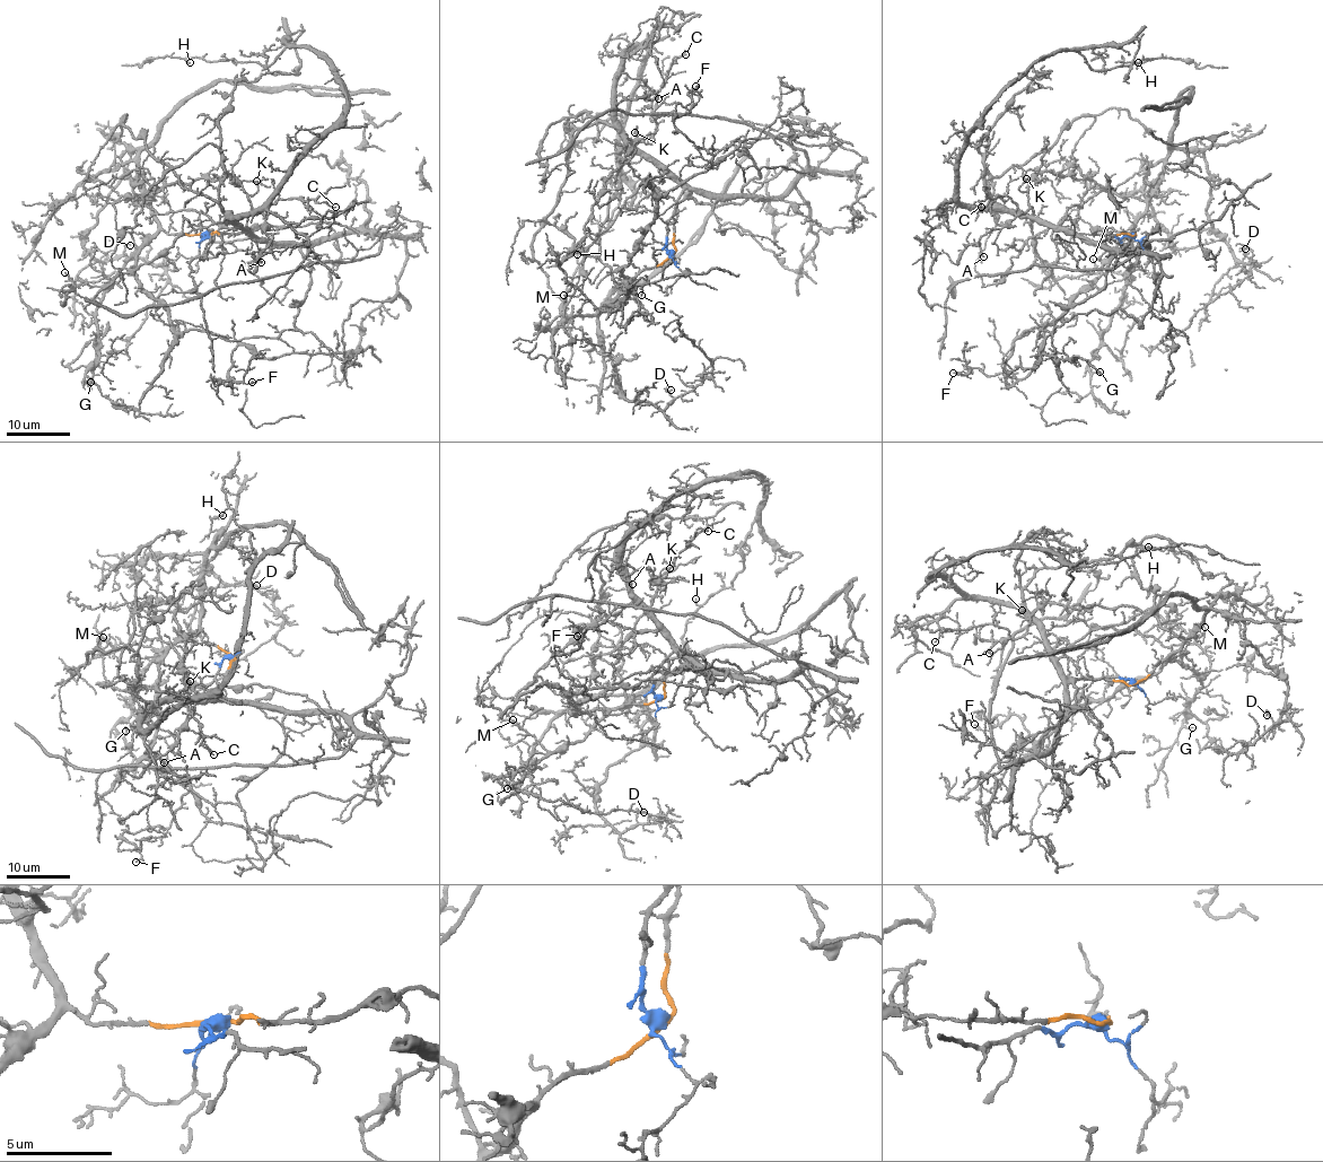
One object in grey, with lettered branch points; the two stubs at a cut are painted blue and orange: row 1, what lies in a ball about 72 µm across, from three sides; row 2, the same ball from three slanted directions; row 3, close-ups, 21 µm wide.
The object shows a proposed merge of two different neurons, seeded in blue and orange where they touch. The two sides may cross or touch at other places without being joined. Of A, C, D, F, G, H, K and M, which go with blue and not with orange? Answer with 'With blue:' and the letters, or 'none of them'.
With blue: H

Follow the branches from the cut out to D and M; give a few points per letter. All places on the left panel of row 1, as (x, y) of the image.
D: (207, 234), (161, 227), (139, 176), (139, 150), (125, 148), (121, 180), (82, 243), (102, 262), (130, 245)
M: (207, 234), (157, 232), (110, 279), (96, 286), (81, 281), (77, 285), (66, 271)

